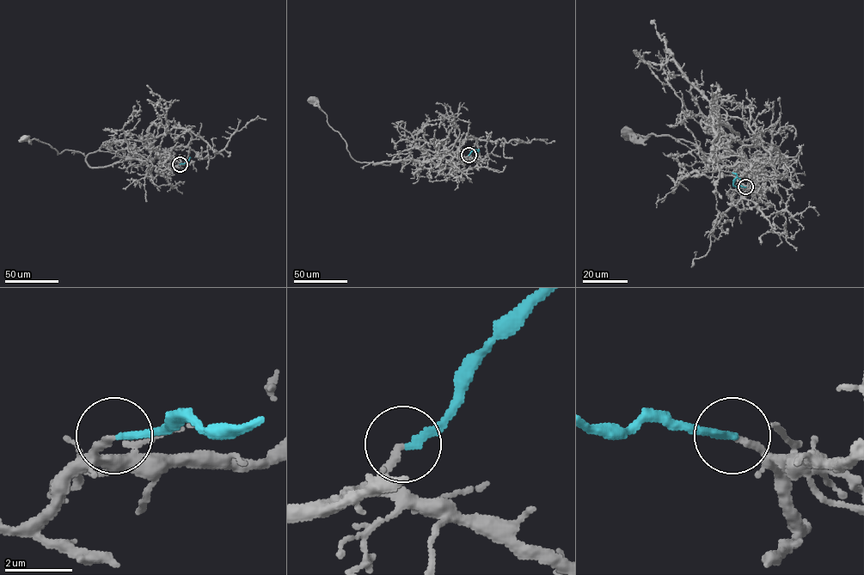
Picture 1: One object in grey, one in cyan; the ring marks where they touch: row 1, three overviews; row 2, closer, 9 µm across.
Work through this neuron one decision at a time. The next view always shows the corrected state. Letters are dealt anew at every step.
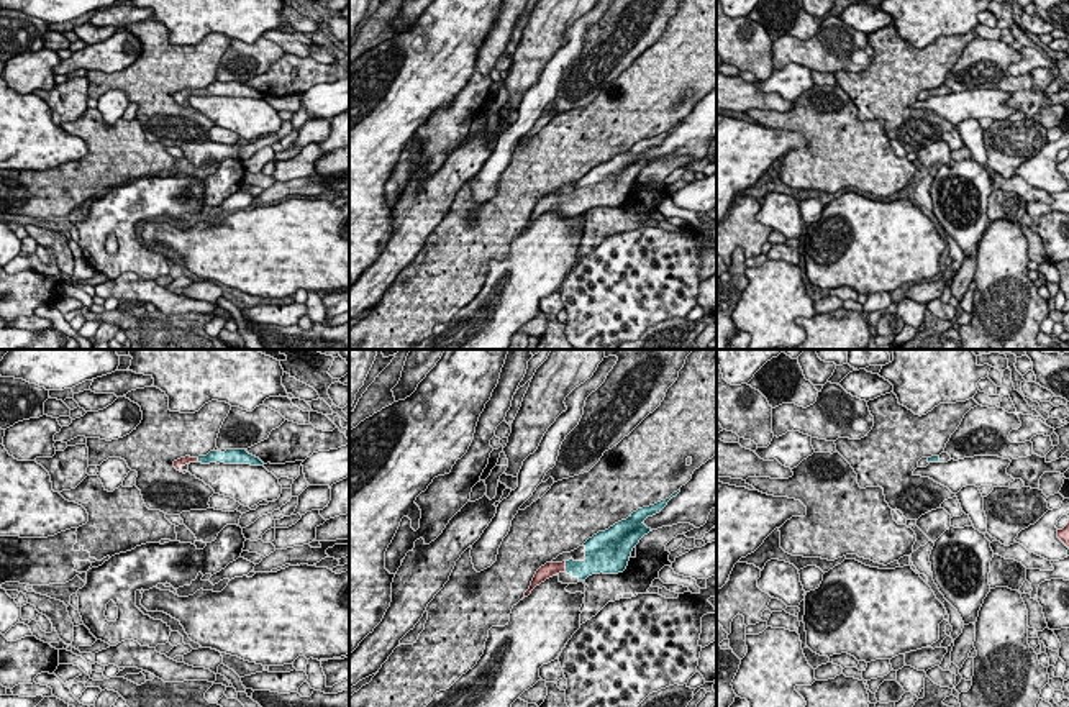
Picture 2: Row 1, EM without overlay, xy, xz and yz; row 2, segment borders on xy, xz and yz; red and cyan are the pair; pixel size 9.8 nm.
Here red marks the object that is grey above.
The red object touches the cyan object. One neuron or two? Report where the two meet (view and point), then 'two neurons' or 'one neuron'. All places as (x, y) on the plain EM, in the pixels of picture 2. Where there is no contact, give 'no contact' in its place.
meets red in xz at (564, 199); one neuron

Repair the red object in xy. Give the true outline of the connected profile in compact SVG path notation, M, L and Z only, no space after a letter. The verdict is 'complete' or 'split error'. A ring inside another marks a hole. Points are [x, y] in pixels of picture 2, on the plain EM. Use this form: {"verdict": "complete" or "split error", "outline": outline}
{"verdict": "split error", "outline": "M226 82L225 85L221 84L210 84L207 89L198 89L198 90L180 90L174 94L174 100L182 105L182 98L189 95L202 95L202 97L210 97L210 95L225 95L225 97L251 97L251 98L264 98L264 95L249 87L246 82Z"}

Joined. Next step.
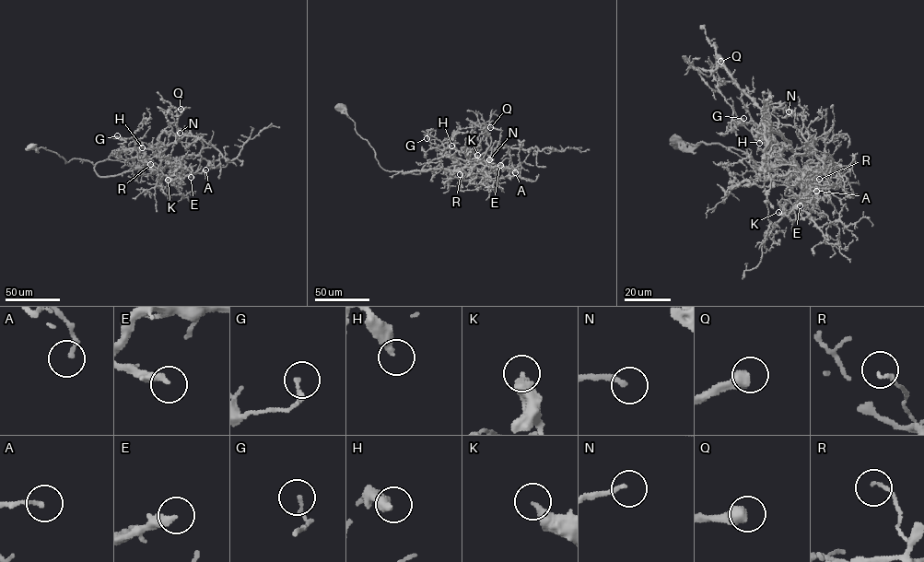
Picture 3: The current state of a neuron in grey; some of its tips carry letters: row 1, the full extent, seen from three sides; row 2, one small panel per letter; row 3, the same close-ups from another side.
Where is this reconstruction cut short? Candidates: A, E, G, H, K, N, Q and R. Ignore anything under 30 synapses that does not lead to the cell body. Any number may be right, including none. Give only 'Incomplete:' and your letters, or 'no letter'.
Incomplete: E, N, Q

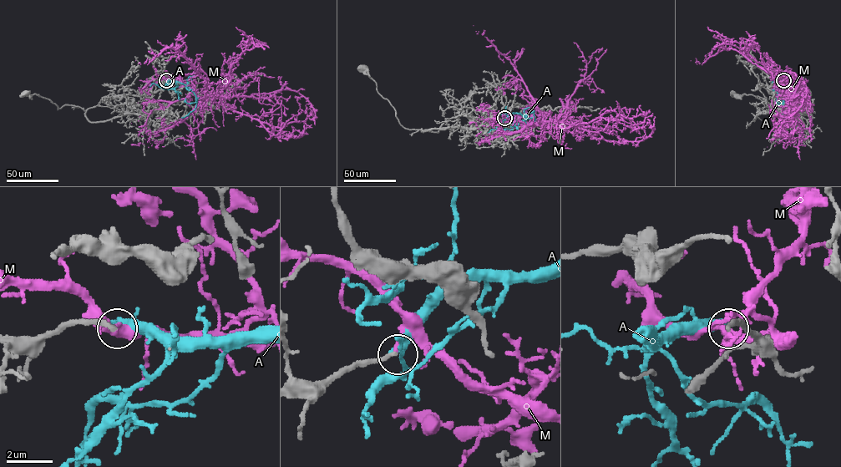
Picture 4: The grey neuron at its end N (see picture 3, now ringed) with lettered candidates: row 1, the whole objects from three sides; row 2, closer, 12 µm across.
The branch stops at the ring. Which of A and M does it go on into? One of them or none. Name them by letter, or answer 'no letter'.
no letter

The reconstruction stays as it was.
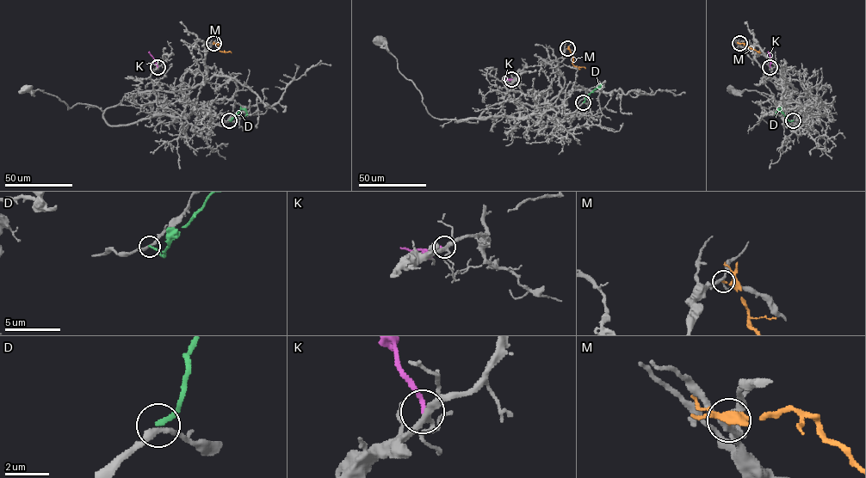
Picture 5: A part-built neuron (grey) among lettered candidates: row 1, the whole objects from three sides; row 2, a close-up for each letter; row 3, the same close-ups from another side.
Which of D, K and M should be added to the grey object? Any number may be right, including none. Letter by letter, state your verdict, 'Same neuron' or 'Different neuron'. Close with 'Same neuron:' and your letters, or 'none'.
D: Different neuron
K: Different neuron
M: Different neuron
Same neuron: none

